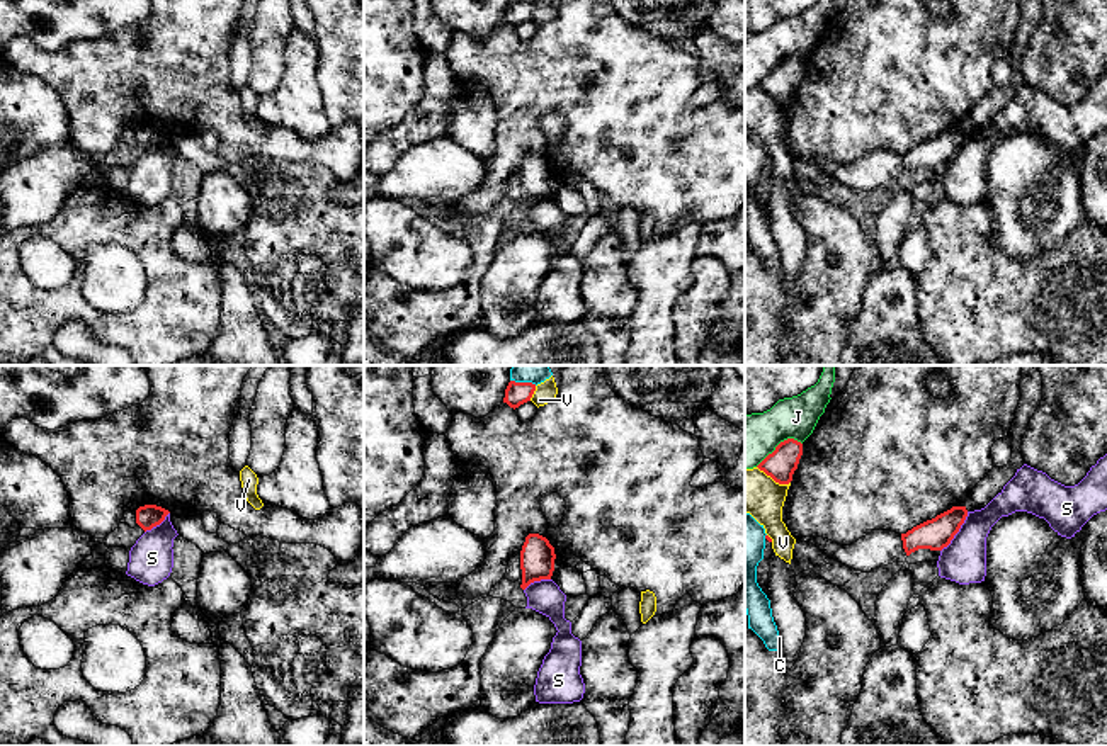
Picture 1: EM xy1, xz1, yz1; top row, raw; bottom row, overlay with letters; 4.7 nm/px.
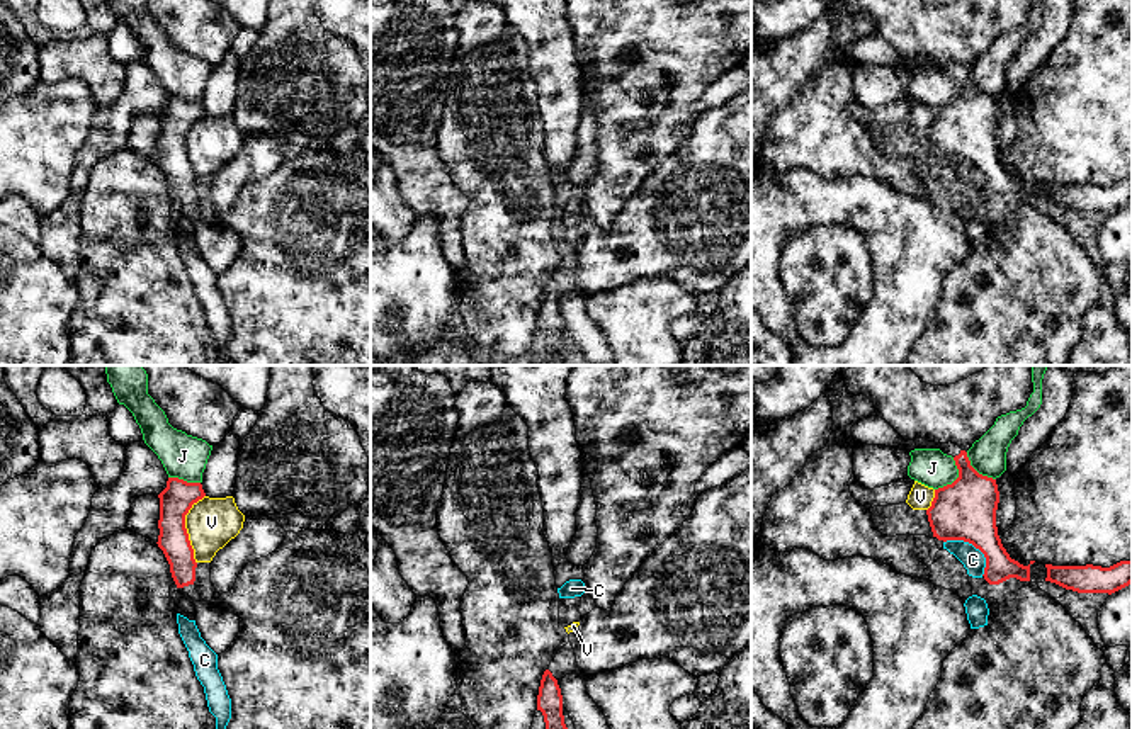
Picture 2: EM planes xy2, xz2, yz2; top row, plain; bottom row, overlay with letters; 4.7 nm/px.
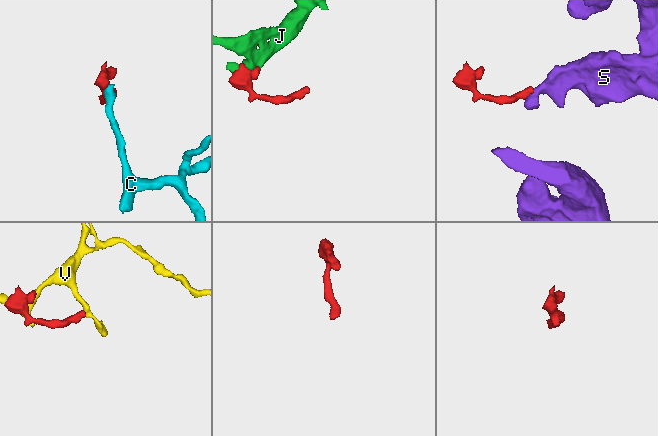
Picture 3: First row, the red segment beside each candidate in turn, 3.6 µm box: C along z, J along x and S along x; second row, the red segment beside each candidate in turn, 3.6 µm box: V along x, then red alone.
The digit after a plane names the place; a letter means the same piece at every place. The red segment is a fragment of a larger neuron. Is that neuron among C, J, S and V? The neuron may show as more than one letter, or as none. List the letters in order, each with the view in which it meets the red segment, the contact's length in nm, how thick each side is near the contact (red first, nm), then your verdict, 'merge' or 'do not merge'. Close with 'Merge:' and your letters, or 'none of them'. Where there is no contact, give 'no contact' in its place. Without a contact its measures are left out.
C: yz2 | 260 nm | 280/110 nm | do not merge
J: yz1 | 260 nm | 140/240 nm | do not merge
S: yz1 | 240 nm | 150/200 nm | do not merge
V: xy2 | 340 nm | 160/240 nm | do not merge
Merge: none of them

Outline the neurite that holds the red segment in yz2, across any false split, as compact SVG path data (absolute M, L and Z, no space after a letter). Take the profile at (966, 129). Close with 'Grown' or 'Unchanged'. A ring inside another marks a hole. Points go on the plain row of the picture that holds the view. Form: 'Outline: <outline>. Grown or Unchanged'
Outline: M960 70L954 76L959 97L935 109L931 126L926 129L933 156L938 160L964 160L986 177L984 199L999 204L1010 197L1030 201L1030 184L1011 178L1001 163L996 146L999 110L996 99L979 93Z. Unchanged

